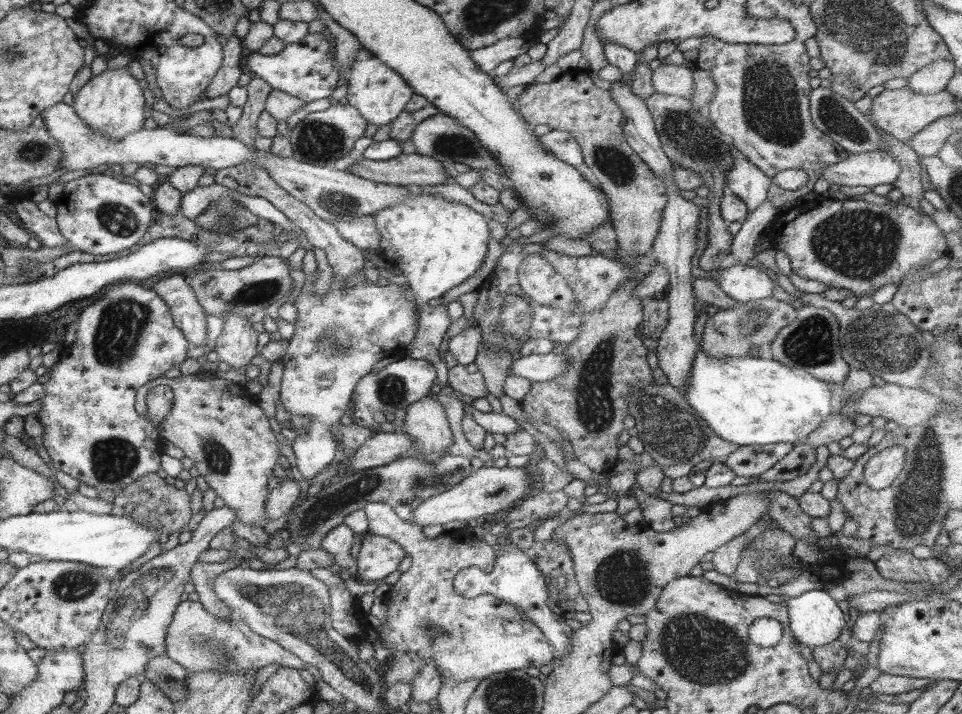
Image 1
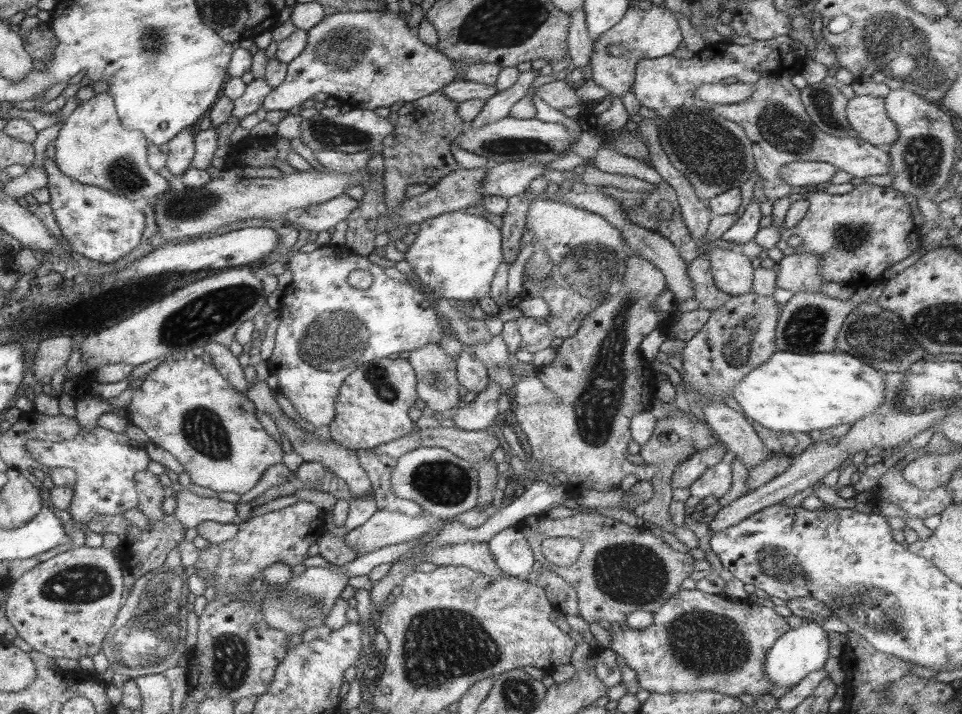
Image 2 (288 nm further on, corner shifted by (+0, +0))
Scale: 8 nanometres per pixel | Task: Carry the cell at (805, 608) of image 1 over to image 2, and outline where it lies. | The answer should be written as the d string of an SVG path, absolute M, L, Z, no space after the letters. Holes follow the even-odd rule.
M801 620L799 626L787 630L767 652L767 660L765 660L765 674L771 682L775 682L777 688L781 686L797 686L807 674L821 670L823 664L827 662L829 650L831 650L831 642L827 638L827 630L819 624L819 622L811 622L811 620Z

